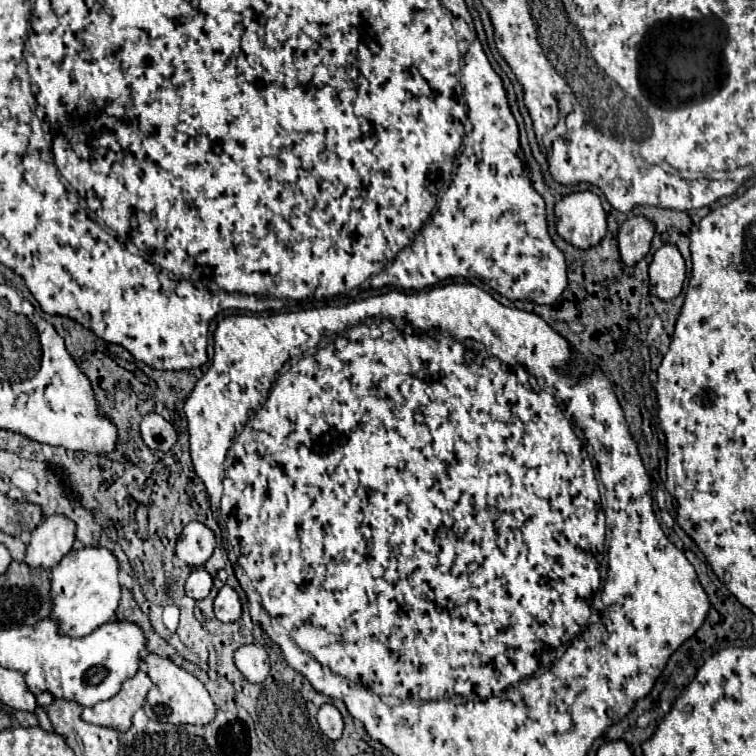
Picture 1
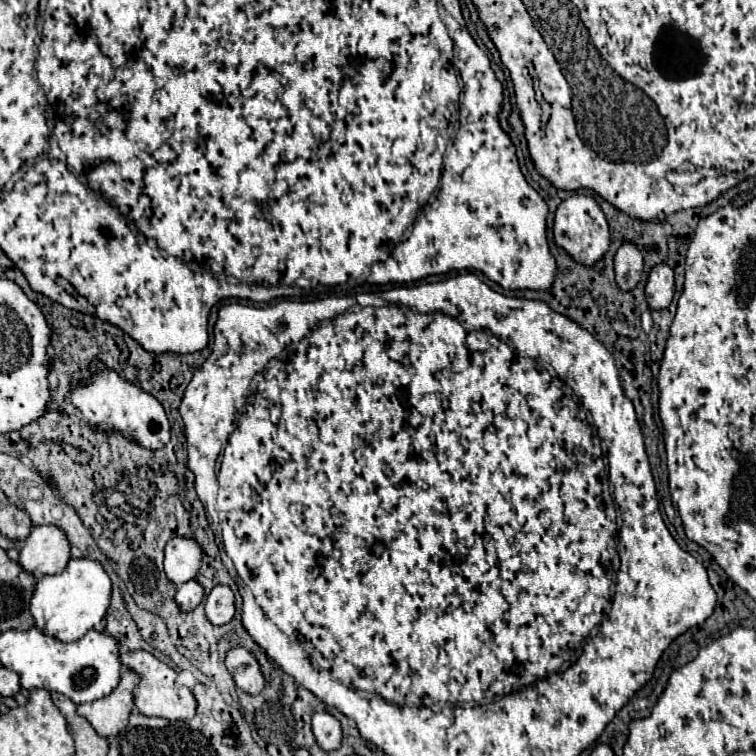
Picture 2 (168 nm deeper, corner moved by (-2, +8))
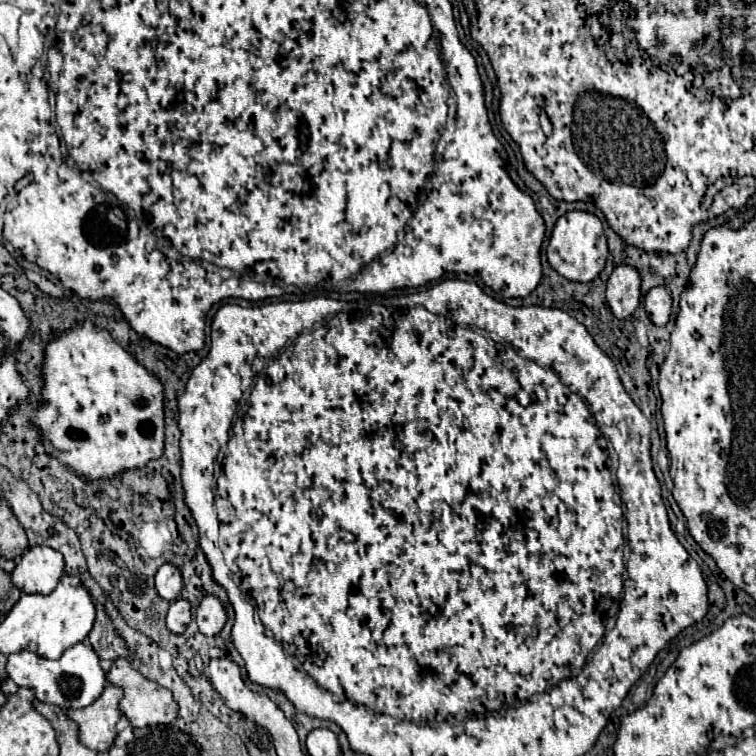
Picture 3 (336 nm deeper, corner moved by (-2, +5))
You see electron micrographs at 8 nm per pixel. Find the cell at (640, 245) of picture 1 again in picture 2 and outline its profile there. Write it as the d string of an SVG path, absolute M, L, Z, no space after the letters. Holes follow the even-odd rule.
M623 242L615 254L615 276L621 290L631 290L641 280L643 256L635 244Z

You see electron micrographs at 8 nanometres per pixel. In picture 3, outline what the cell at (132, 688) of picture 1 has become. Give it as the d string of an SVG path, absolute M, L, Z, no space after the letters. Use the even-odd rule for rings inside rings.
M111 683L105 685L101 697L83 709L69 709L67 717L77 723L79 743L97 753L105 753L115 741L115 723L119 721L121 691Z

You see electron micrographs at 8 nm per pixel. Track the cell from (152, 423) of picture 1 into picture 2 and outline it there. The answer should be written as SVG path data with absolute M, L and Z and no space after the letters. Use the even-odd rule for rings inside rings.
M91 364L91 380L87 380L87 384L79 384L71 394L71 400L91 426L101 430L119 430L145 448L163 448L171 438L171 424L163 406L137 384L121 380L113 370L105 370L103 364Z

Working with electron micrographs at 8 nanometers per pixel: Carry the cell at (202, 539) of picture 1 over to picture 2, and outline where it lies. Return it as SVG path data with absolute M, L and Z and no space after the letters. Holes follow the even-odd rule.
M177 536L165 546L165 574L175 584L195 578L201 566L201 544L195 538Z

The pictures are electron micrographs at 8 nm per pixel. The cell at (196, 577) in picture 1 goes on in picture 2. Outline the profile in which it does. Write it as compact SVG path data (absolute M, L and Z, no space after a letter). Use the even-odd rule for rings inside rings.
M193 578L193 580L189 580L189 582L185 582L185 584L181 584L177 588L175 600L181 606L181 610L189 612L189 610L193 610L203 600L203 594L205 594L203 592L203 586Z

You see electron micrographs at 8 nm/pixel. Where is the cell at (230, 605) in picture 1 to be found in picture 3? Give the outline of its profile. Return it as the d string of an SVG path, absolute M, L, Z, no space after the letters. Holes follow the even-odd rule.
M207 595L197 607L197 627L203 635L217 635L227 621L221 601L213 595Z

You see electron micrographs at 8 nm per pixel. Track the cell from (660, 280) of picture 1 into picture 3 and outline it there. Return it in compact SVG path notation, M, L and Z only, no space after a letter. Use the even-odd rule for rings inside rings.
M653 287L653 291L649 291L645 295L645 311L655 325L665 327L669 317L671 317L671 295L669 295L669 291L665 287Z

